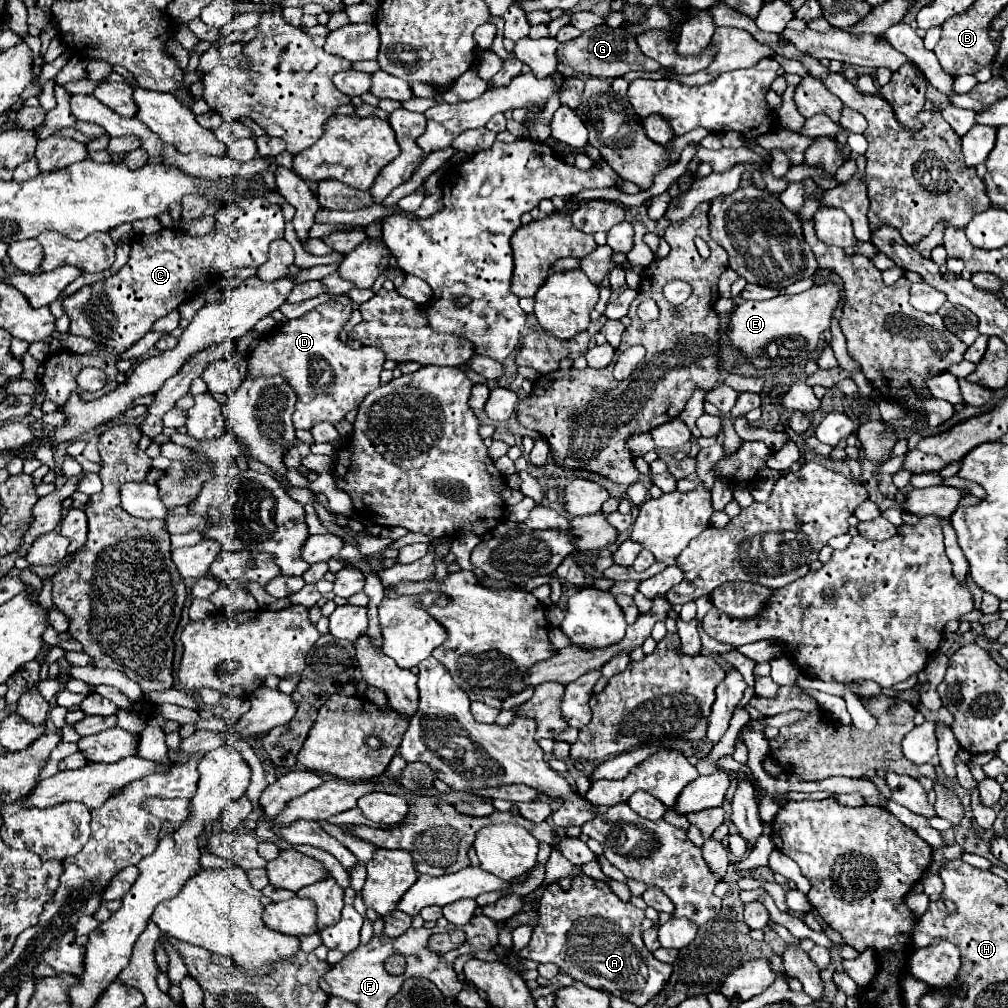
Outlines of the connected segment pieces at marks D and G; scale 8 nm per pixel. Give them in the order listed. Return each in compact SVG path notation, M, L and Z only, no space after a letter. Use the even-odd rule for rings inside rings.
M328 300L298 320L288 320L274 334L262 336L250 356L250 374L266 376L280 372L298 394L294 410L294 428L312 430L318 422L340 424L350 410L358 410L360 402L380 386L380 372L386 356L374 346L350 348L338 334L346 326L352 306Z
M600 24L598 28L586 30L580 38L574 38L570 42L560 44L560 48L556 50L556 58L558 58L558 62L568 64L574 70L574 74L598 76L598 78L618 78L630 70L638 70L638 72L660 70L658 62L654 62L652 58L646 58L638 50L638 42L636 42L634 34L630 34L622 26L612 28L608 24Z

